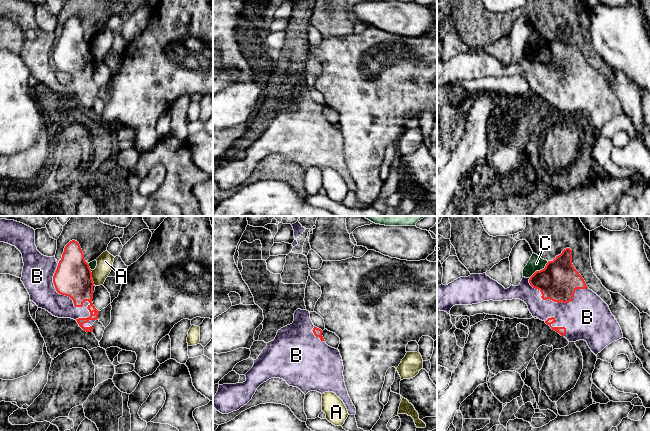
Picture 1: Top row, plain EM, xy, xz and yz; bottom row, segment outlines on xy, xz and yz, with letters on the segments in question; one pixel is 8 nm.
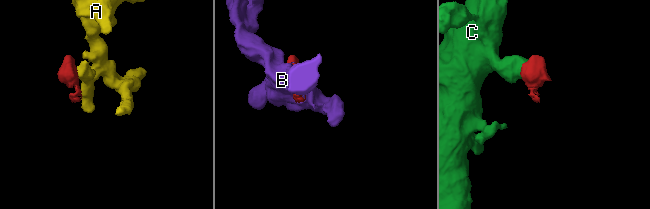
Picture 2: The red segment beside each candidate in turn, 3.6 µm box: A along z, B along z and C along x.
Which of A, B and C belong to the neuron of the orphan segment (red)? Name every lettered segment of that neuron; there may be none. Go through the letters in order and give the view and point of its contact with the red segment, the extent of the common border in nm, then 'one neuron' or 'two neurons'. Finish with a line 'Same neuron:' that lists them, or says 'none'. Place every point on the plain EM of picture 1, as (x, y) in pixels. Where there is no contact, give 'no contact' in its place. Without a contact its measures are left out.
A: xy (91, 53) | 120 nm | two neurons
B: xy (68, 72) | 500 nm | one neuron
C: yz (540, 46) | 200 nm | two neurons
Same neuron: B

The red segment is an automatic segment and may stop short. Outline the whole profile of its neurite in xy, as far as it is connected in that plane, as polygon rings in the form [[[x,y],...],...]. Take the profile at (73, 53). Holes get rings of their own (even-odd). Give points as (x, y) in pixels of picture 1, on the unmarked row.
[[[0,0],[0,18],[15,22],[21,28],[24,39],[21,57],[30,71],[30,76],[38,84],[45,85],[58,94],[74,95],[84,107],[93,108],[93,100],[99,91],[92,78],[96,62],[77,17],[72,16],[65,22],[58,39],[54,32],[44,32],[37,26],[35,6],[25,0]]]

